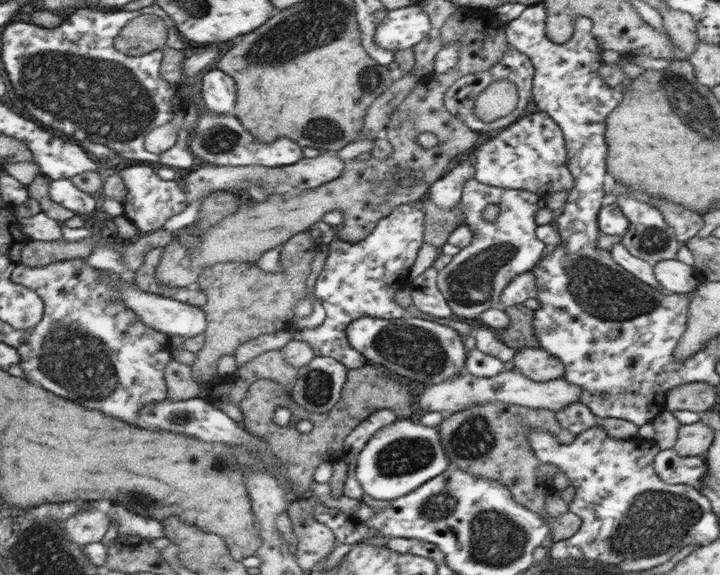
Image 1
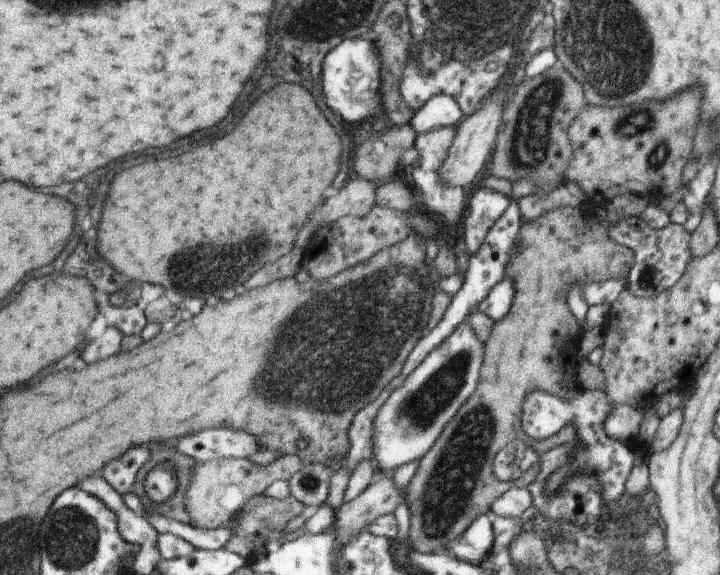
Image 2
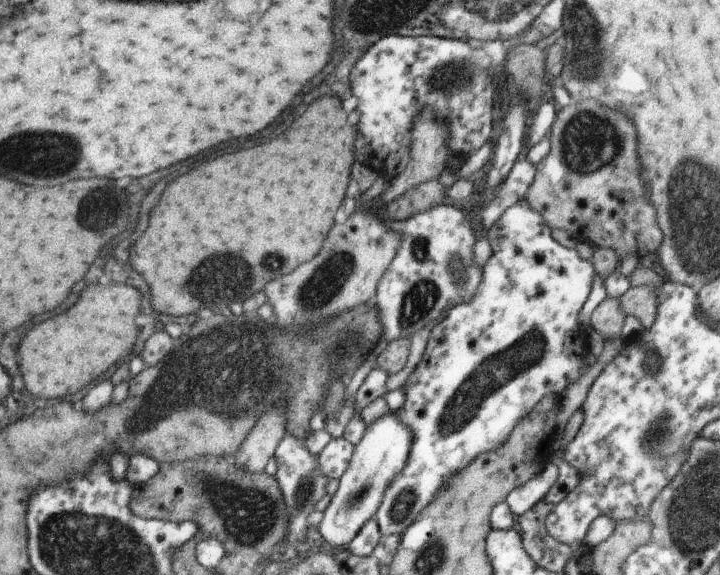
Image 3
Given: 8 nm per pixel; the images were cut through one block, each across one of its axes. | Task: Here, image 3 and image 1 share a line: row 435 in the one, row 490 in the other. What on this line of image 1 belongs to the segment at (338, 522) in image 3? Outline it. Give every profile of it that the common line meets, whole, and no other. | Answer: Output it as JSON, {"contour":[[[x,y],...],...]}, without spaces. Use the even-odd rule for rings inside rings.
{"contour":[[[401,417],[396,422],[380,428],[358,454],[355,475],[364,493],[381,502],[404,496],[426,481],[442,474],[450,465],[441,446],[438,428]]]}

